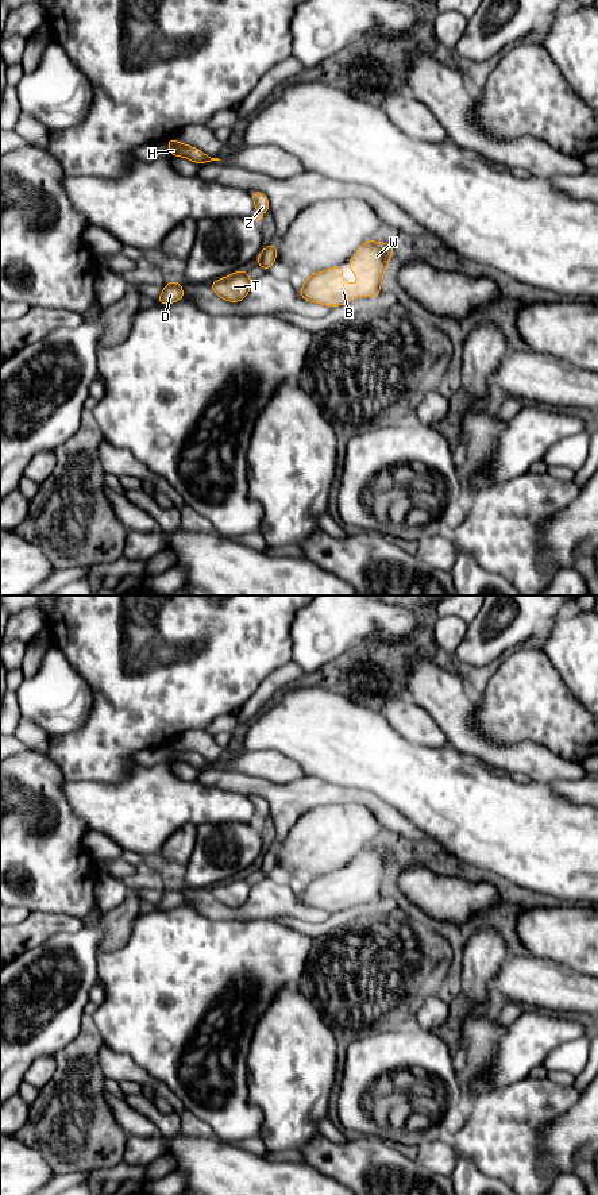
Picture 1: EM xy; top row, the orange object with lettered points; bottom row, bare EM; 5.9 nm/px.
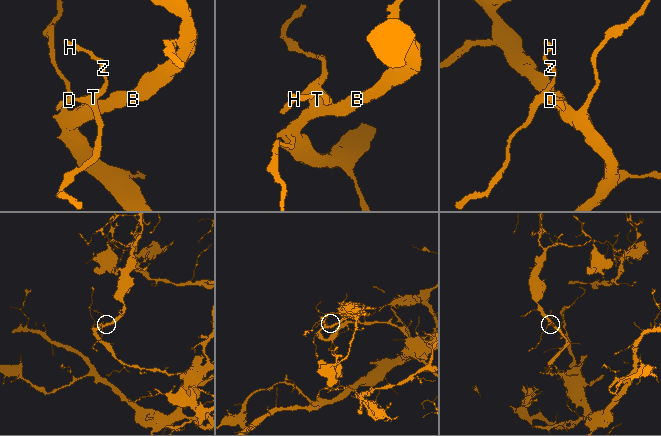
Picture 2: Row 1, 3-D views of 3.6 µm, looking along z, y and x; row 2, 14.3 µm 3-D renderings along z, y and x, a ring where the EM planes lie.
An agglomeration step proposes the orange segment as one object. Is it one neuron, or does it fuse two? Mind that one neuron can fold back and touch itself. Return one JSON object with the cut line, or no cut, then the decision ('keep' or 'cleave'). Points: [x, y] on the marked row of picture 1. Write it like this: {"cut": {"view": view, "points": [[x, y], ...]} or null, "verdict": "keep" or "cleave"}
{"cut": null, "verdict": "keep"}

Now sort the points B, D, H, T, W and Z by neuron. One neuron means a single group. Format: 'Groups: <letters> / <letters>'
Groups: B D H T W Z

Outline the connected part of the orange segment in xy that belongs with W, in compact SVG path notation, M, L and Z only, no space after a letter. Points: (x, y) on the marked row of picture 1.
M367 239L359 250L347 259L352 266L351 273L359 277L359 285L352 286L348 281L340 280L340 271L346 265L339 265L306 277L305 286L297 289L298 294L310 302L327 307L339 307L356 298L377 297L381 293L381 281L387 267L394 247L383 242Z

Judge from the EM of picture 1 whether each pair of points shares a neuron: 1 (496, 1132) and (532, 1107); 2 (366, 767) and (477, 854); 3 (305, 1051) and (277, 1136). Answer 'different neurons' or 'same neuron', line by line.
1: same neuron
2: same neuron
3: same neuron

